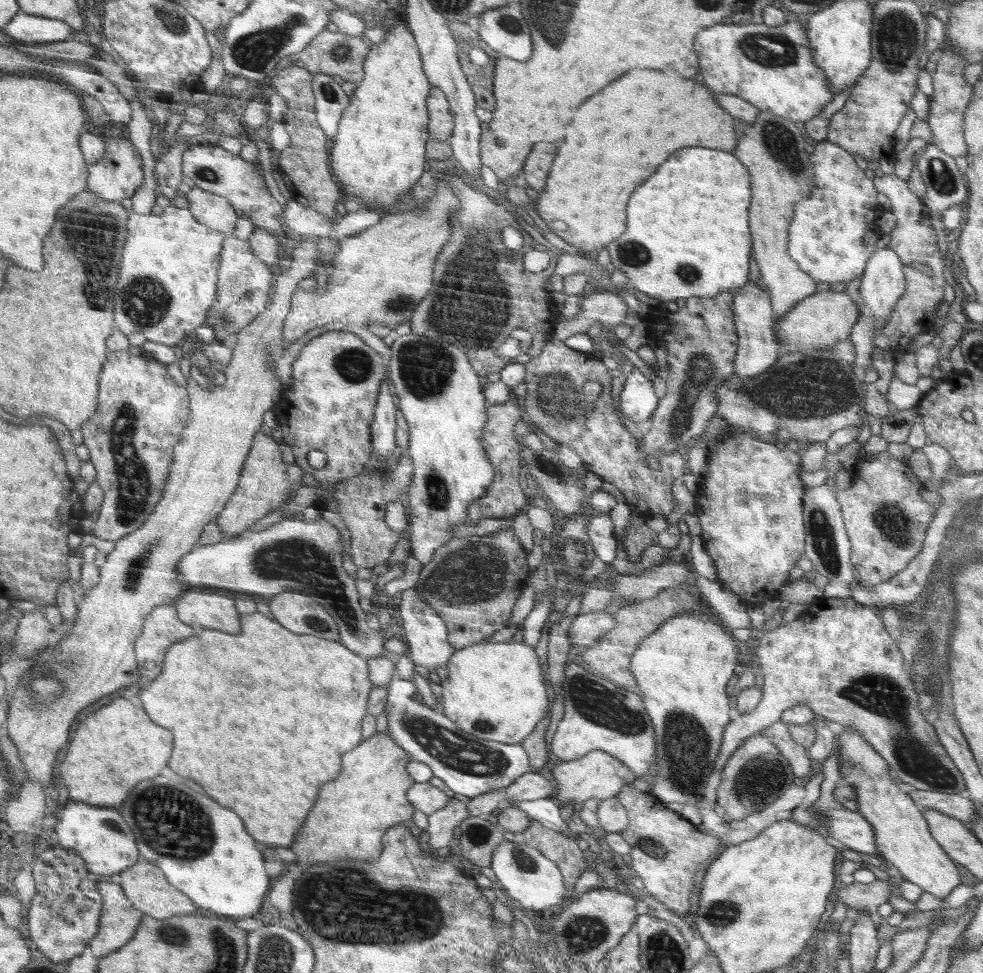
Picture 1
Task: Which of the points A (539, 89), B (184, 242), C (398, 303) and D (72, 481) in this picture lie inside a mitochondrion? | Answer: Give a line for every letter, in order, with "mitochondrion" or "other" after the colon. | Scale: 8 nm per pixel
A: other
B: other
C: mitochondrion
D: other

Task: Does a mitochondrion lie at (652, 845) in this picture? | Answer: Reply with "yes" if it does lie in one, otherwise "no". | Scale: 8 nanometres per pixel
yes

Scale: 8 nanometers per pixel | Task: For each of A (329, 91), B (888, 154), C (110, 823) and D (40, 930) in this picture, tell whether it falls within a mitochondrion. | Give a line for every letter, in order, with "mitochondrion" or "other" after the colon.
A: mitochondrion
B: other
C: mitochondrion
D: other

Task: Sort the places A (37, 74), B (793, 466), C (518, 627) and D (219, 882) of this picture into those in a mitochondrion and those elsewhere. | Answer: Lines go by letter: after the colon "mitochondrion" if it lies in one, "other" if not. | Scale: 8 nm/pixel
A: other
B: other
C: other
D: other

